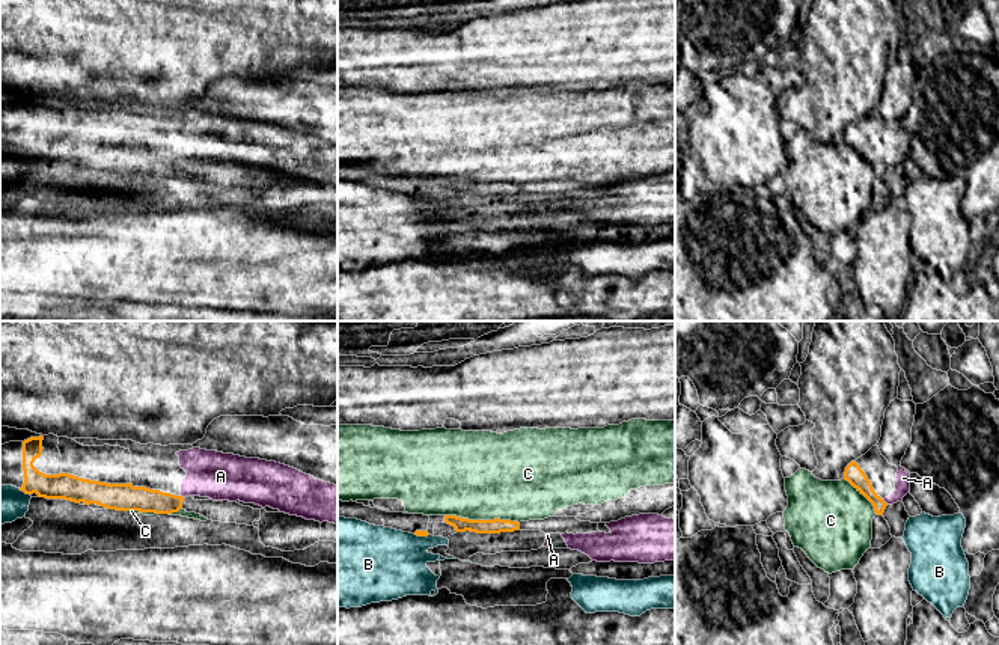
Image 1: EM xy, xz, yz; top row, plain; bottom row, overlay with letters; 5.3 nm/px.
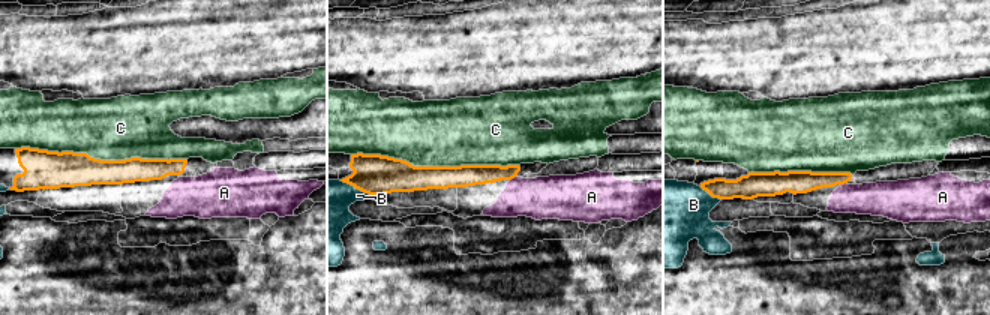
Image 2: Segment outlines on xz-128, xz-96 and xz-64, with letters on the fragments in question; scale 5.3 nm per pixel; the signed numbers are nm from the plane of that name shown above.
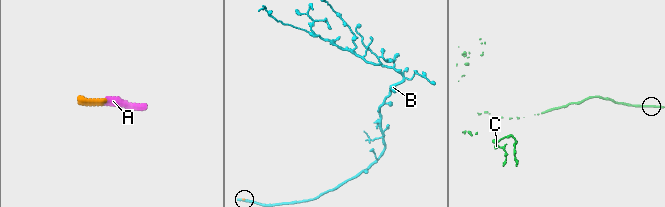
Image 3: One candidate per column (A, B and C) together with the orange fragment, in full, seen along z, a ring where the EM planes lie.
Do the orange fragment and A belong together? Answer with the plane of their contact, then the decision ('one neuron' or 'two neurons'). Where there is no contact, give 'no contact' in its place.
xy | one neuron

